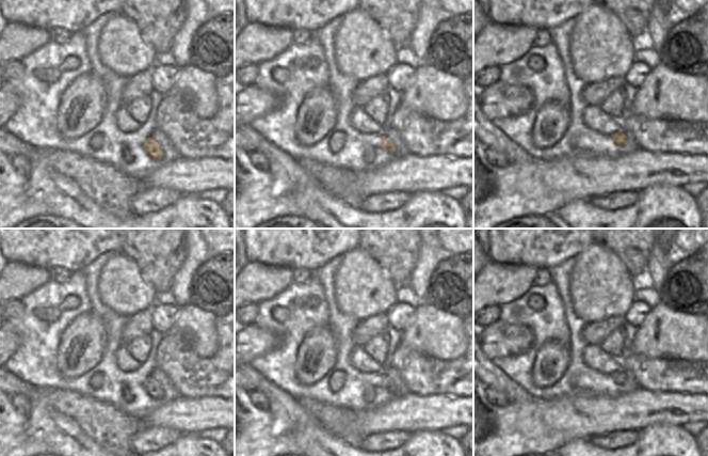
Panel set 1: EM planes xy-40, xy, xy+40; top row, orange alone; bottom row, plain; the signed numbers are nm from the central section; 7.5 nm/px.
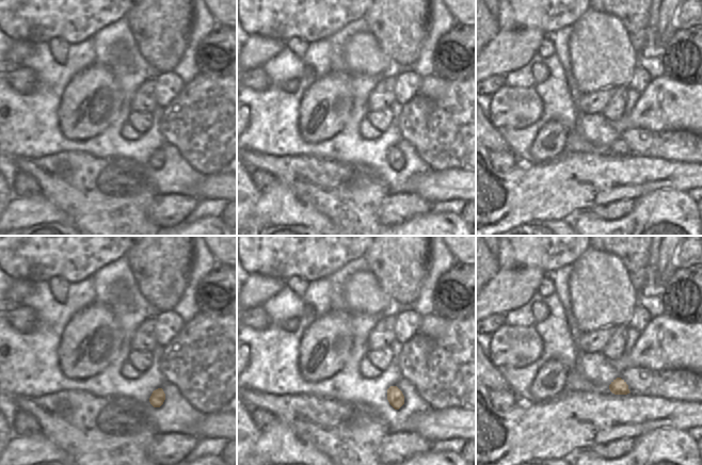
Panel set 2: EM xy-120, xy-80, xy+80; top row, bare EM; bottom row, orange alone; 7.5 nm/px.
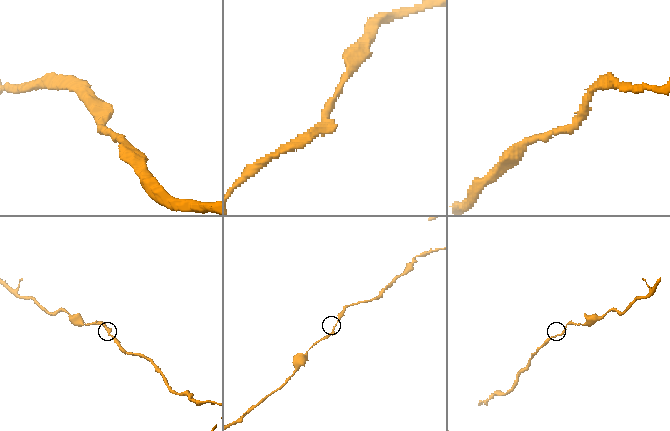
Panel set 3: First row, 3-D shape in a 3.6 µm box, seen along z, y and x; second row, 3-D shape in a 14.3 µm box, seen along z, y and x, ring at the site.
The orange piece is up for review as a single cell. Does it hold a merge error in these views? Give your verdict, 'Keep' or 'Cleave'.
Keep.

